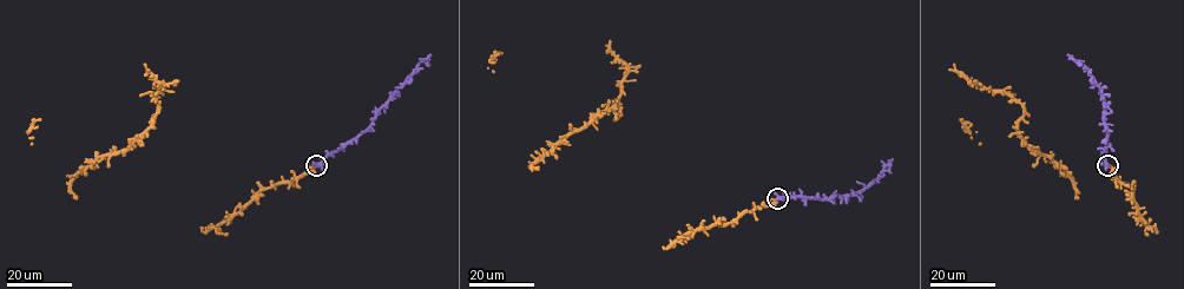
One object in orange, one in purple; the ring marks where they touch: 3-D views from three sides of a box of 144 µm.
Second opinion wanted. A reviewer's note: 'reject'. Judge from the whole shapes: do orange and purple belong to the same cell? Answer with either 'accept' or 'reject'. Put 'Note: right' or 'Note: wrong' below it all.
accept
Note: wrong

